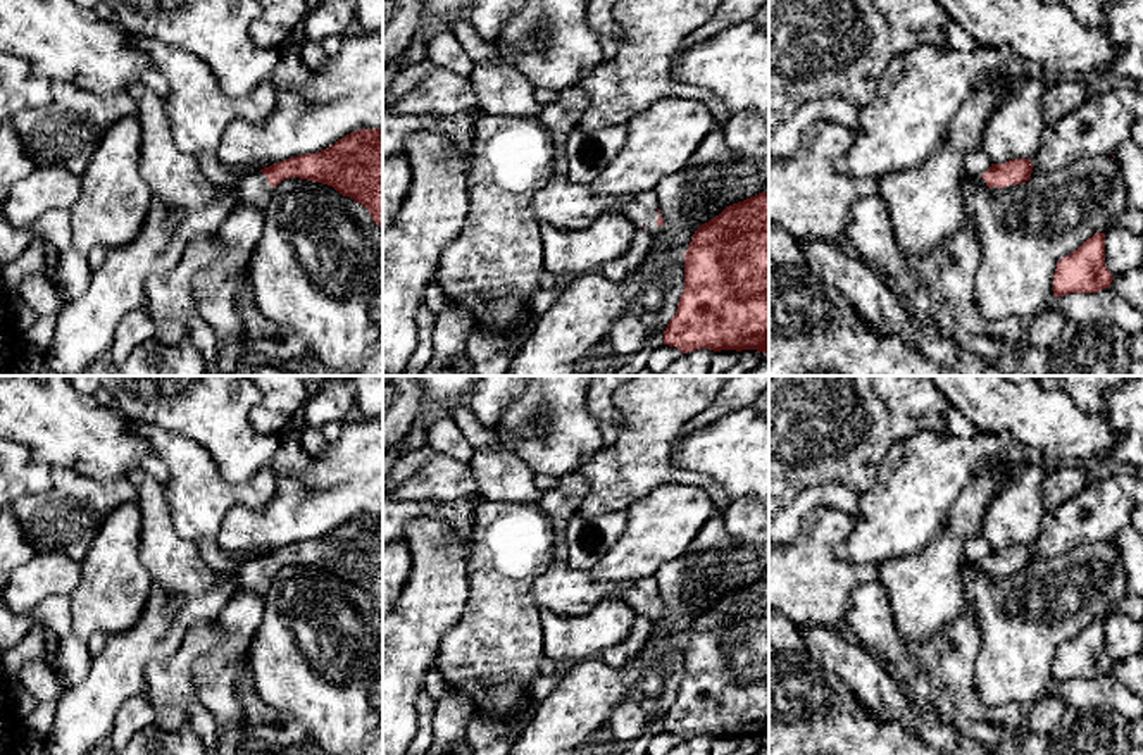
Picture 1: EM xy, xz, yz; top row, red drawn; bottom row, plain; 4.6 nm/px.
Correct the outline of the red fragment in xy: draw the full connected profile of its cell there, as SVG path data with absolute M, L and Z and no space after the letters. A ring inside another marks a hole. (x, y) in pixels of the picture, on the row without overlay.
M383 514L353 517L326 536L255 557L236 571L233 584L264 596L274 574L290 564L333 572L364 591L383 615Z

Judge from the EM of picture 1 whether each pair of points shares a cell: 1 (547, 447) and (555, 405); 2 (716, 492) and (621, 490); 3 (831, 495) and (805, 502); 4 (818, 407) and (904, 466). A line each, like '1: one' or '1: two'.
1: one
2: one
3: one
4: two

